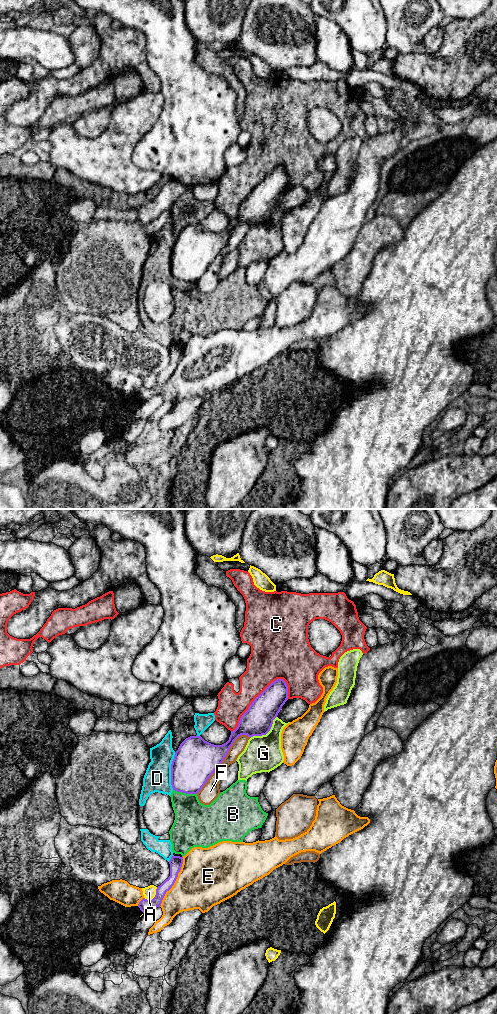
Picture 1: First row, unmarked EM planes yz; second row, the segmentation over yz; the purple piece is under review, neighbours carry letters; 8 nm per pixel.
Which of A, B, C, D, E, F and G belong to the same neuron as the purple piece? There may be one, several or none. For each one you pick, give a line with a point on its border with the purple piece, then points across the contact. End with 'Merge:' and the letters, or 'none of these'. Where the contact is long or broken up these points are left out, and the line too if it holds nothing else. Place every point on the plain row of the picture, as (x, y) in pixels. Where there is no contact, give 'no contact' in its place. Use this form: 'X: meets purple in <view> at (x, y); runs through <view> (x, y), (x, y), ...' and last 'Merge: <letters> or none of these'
C: meets purple in yz at (254, 188)
Merge: C

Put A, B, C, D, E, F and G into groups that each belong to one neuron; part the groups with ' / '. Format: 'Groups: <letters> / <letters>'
Groups: A / B D / C / E / F / G

